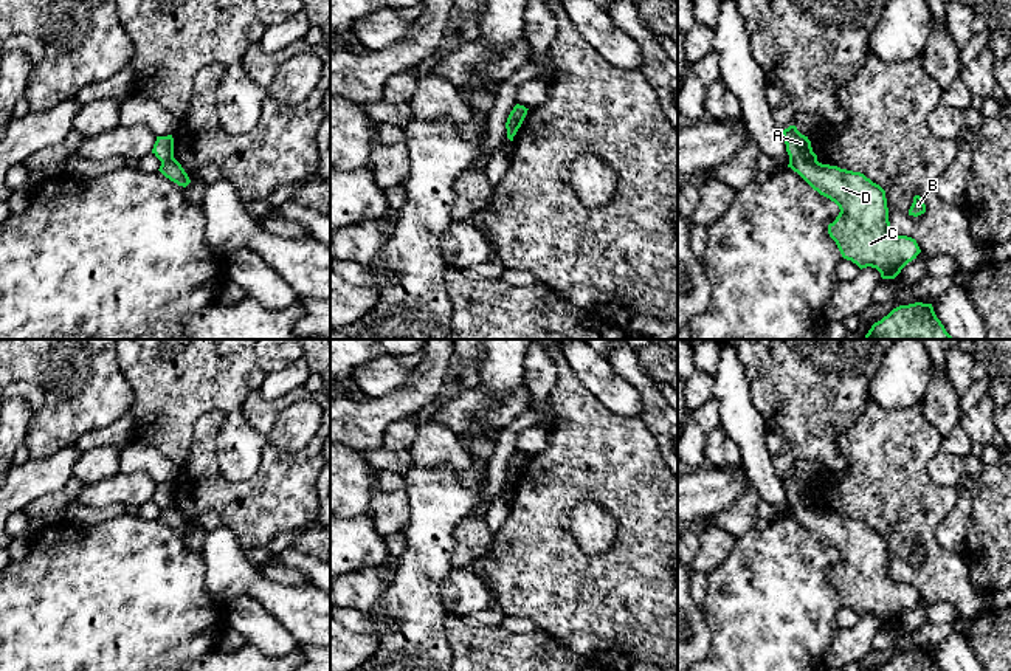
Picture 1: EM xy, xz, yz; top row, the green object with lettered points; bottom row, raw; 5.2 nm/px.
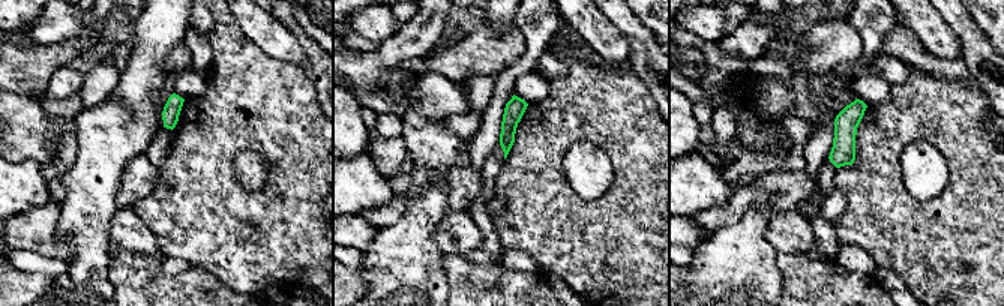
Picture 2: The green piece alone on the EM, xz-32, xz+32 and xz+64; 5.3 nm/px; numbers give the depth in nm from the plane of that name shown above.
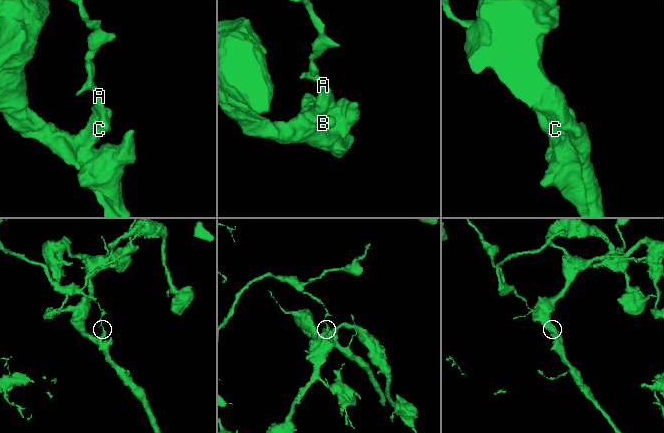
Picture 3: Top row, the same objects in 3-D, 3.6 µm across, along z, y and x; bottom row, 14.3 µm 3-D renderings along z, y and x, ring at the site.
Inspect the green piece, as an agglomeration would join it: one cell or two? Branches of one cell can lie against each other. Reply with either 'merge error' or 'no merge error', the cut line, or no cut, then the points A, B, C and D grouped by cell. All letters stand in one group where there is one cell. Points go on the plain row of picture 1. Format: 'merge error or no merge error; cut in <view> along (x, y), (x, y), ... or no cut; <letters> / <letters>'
merge error; cut in yz along (816, 505), (793, 504), (790, 507); A / B C D

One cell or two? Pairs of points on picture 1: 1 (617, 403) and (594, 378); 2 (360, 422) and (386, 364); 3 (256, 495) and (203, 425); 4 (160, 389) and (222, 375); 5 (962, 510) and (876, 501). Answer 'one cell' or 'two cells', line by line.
1: one cell
2: two cells
3: one cell
4: one cell
5: two cells

